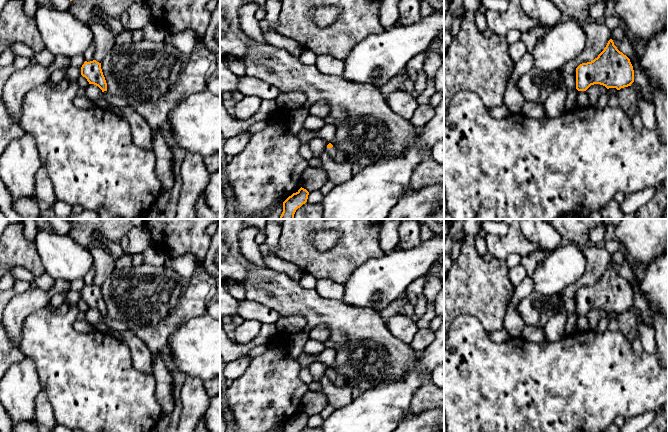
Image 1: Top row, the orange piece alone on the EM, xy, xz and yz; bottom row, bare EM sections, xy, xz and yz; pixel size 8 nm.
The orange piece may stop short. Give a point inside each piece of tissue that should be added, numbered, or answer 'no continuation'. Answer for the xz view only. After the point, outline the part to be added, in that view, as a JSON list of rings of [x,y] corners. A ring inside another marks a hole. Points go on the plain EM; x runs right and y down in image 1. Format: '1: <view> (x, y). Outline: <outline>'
1: xz (337, 379). Outline: [[[325,372],[325,375],[332,381],[332,383],[334,383],[337,386],[343,386],[345,384],[347,384],[347,380],[345,377],[332,372]]]

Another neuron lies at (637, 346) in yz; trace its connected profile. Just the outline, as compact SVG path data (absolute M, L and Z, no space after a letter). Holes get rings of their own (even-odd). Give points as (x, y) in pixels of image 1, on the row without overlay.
M638 336L632 342L632 348L633 348L633 351L636 355L640 355L644 351L641 340Z

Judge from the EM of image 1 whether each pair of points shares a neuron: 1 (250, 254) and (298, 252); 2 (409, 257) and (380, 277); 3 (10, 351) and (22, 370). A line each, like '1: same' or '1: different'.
1: different
2: same
3: different

